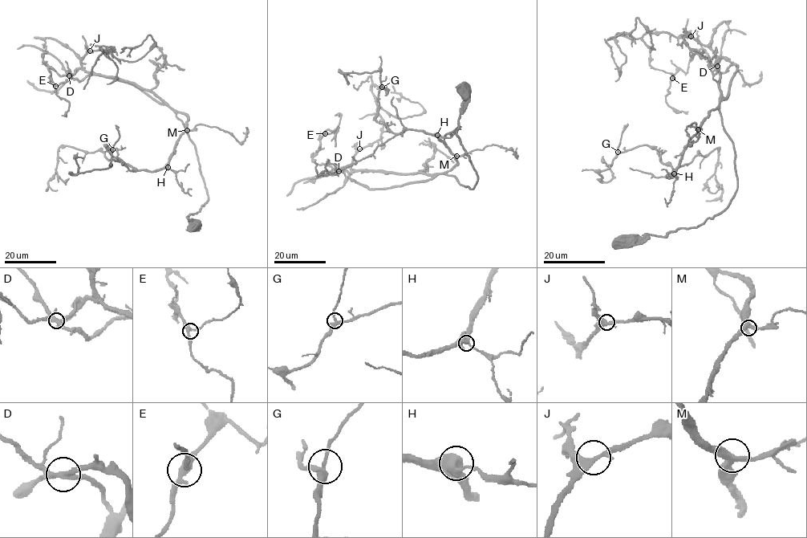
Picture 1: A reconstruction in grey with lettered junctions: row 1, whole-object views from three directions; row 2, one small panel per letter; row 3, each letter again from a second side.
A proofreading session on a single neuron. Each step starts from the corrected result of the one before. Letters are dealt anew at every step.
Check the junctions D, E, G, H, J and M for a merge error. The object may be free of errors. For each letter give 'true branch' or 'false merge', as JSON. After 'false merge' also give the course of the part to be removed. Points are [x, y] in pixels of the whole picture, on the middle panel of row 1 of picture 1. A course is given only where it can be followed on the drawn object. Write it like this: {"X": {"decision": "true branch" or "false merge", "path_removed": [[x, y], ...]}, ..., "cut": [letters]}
{"D": {"decision": "true branch"}, "E": {"decision": "true branch"}, "G": {"decision": "true branch"}, "H": {"decision": "true branch"}, "J": {"decision": "true branch"}, "M": {"decision": "true branch"}, "cut": []}

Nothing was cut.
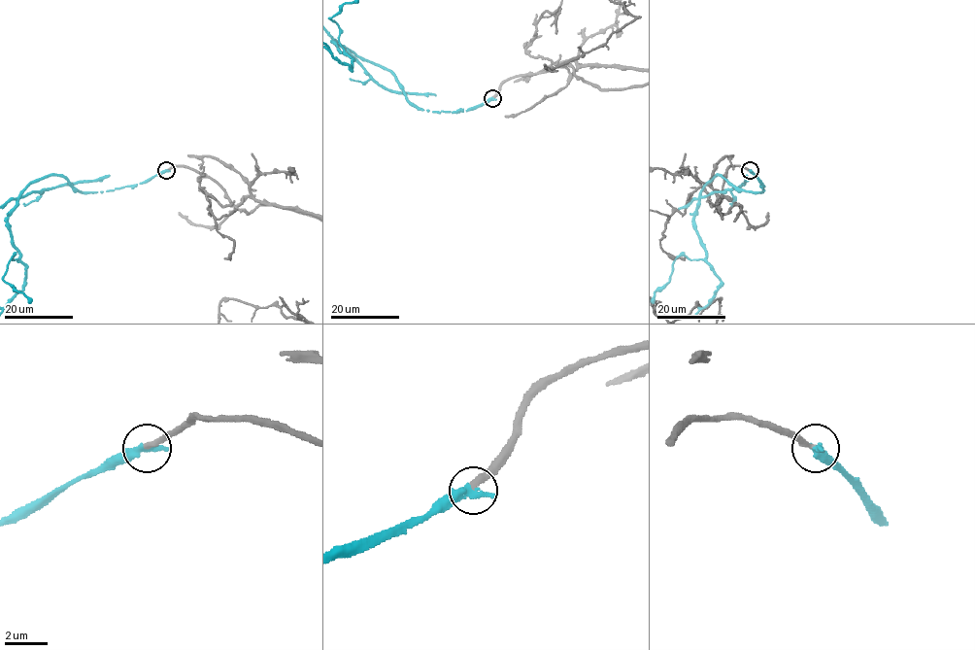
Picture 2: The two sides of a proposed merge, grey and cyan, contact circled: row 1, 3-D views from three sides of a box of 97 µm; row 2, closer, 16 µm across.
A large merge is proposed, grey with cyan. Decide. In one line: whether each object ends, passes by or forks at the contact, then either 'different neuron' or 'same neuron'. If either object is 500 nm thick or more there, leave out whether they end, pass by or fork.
grey ends | cyan ends | same neuron

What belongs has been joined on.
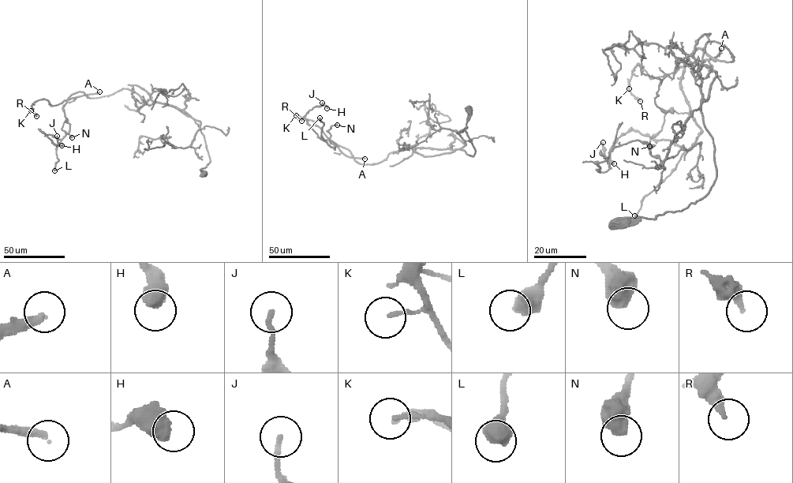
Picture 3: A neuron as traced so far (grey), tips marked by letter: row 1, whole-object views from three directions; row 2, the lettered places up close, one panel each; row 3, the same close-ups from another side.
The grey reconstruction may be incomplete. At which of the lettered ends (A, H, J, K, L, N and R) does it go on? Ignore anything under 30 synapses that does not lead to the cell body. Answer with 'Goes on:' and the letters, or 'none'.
Goes on: none

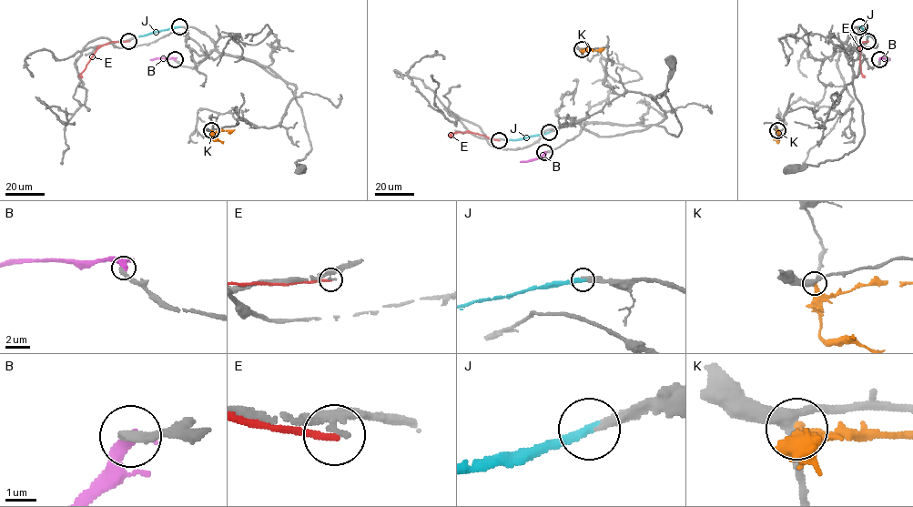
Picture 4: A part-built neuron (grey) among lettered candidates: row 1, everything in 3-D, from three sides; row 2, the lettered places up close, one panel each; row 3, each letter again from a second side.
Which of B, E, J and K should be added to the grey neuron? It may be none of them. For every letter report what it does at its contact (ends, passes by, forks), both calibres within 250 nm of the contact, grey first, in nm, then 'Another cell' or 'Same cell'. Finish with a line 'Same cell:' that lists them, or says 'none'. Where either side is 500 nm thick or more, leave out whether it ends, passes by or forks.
B: It passes by. Thickness 260 nm (grey) against 300 nm. Another cell
E: It ends there. Thickness 140 nm (grey) against 240 nm. Another cell
J: It ends there. Thickness 280 nm (grey) against 280 nm. Same cell
K: It ends there. Thickness 320 nm (grey) against 320 nm. Another cell
Same cell: J

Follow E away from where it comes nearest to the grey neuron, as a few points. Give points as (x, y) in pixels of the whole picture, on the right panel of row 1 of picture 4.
E: (867, 41), (860, 45), (860, 73), (864, 77)

